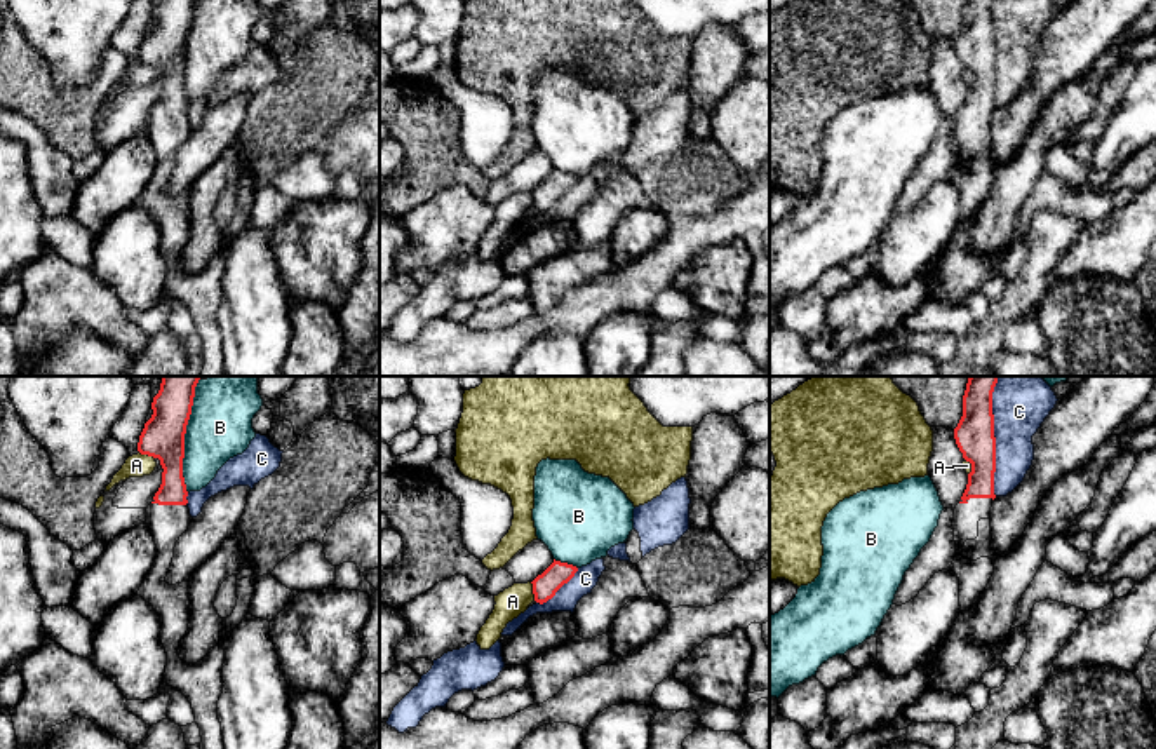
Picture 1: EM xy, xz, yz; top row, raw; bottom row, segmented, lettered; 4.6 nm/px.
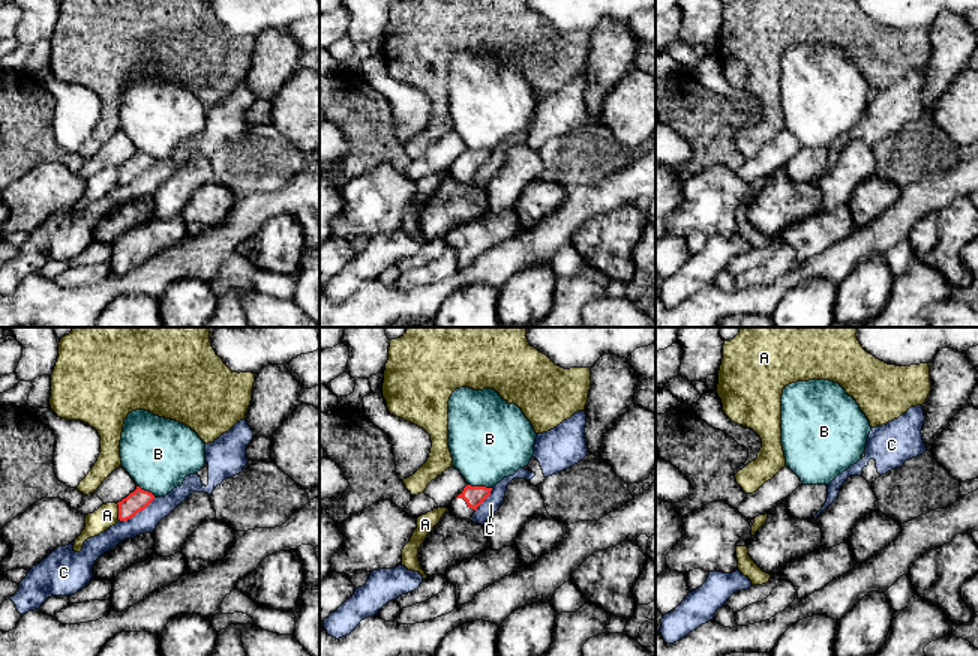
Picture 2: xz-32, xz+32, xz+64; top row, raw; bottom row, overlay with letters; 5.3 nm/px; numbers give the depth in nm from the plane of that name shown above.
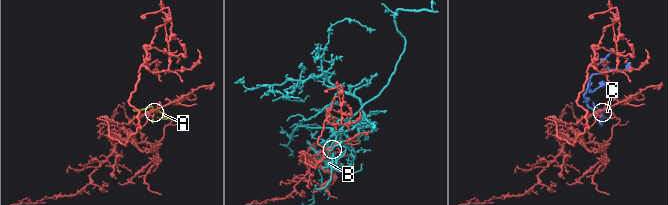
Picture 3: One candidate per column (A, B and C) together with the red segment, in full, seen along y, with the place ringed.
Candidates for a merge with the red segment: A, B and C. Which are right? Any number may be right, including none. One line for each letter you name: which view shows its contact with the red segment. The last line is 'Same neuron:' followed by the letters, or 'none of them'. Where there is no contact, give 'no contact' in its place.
Same neuron: none of them

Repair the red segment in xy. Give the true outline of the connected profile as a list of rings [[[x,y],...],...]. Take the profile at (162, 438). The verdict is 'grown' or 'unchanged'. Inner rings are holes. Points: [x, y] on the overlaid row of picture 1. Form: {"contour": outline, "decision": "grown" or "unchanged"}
{"contour": [[[162,376],[153,397],[151,418],[139,435],[138,451],[160,460],[162,484],[146,509],[146,524],[157,545],[157,557],[138,596],[160,617],[160,641],[167,653],[164,683],[192,704],[200,728],[200,749],[225,749],[218,700],[223,693],[223,646],[214,646],[197,664],[186,664],[178,650],[190,624],[188,582],[169,585],[167,571],[179,536],[192,523],[183,477],[185,434],[200,376]]], "decision": "grown"}

